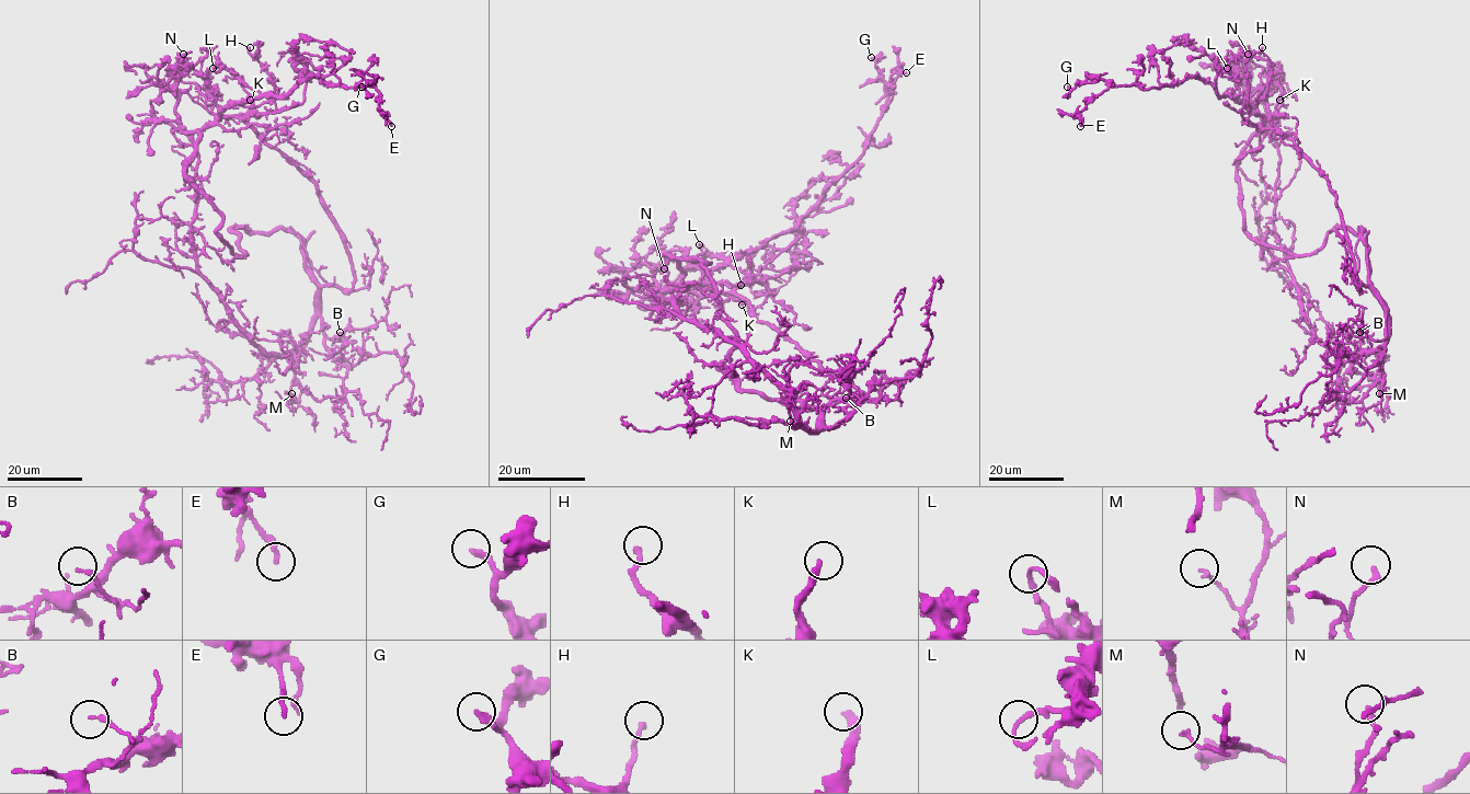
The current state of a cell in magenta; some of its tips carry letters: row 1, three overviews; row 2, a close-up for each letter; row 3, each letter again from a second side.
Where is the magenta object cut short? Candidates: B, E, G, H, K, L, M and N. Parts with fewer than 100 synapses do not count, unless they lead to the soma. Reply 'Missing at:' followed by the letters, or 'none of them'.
Missing at: K

